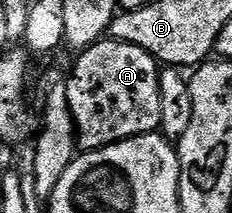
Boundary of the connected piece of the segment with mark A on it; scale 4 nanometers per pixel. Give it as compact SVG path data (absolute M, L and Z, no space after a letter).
M100 39L78 54L71 78L66 78L69 111L75 120L78 148L104 149L160 128L160 62L141 47L114 39Z

